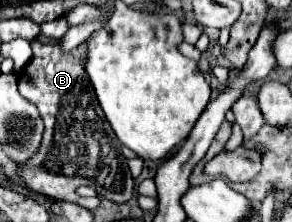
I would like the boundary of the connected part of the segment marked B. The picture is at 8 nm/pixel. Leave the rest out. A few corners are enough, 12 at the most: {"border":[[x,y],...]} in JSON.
{"border":[[31,43],[19,93],[45,123],[27,189],[115,203],[135,183],[85,71],[87,45]]}

